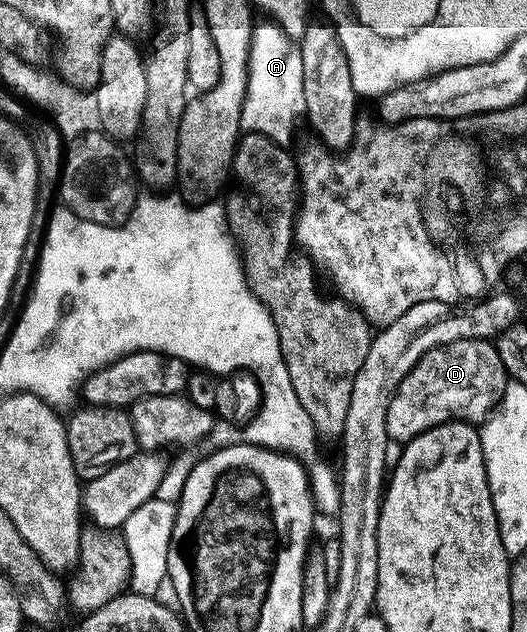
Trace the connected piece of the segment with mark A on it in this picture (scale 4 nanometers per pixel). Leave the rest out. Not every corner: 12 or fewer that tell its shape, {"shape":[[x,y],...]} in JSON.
{"shape":[[251,34],[242,129],[287,144],[304,113],[302,52]]}

